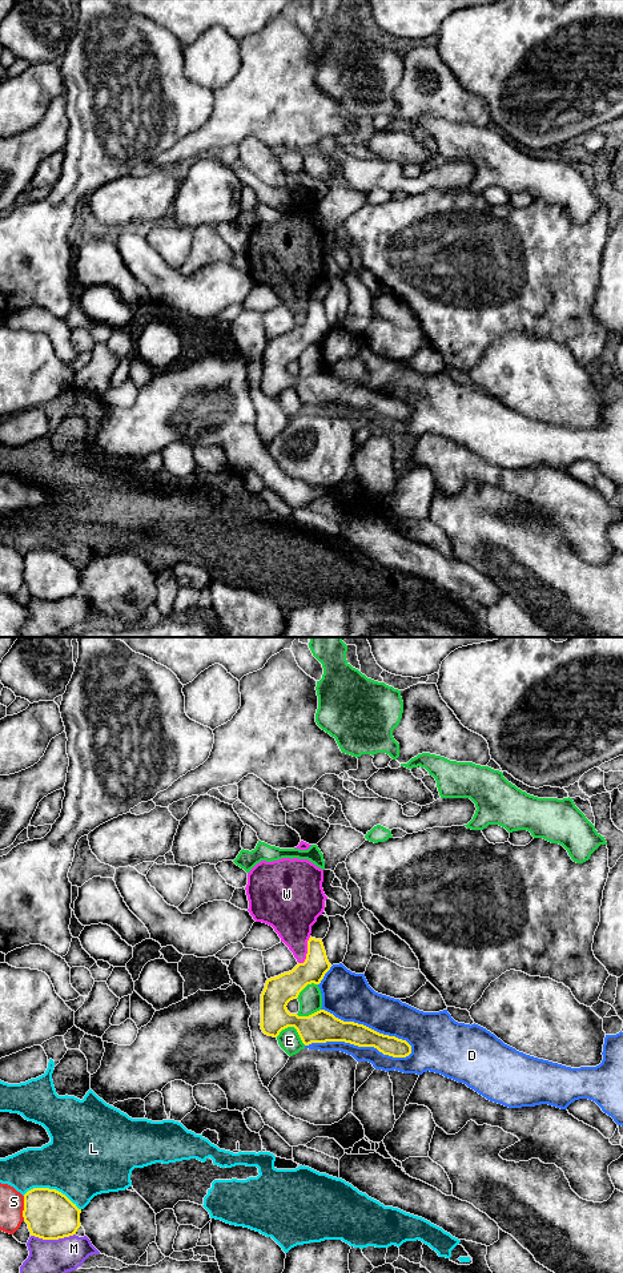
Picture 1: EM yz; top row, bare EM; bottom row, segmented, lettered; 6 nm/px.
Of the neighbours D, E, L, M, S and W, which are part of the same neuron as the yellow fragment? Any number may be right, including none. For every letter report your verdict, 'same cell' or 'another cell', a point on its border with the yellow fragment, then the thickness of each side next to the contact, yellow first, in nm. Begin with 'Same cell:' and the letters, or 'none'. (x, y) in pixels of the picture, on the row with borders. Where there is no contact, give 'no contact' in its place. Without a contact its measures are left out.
Same cell: none
D: another cell | yz (358, 1046) | 190/220 nm
E: another cell | yz (293, 1026) | 190/140 nm
L: another cell | yz (52, 1189) | 300/440 nm
M: another cell | yz (52, 1239) | 300/200 nm
S: another cell | yz (24, 1208) | 300/140 nm
W: another cell | yz (308, 951) | 160/280 nm

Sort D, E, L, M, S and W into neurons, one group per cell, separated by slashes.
D / E / L / M / S / W

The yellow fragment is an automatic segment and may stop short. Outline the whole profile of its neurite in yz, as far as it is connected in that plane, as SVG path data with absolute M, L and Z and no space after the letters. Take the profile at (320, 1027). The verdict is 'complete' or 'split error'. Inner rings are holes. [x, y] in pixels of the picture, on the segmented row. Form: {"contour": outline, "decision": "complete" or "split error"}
{"contour": "M310 936L305 962L298 963L289 972L266 980L261 994L262 1032L277 1038L282 1030L294 1027L305 1046L345 1042L358 1047L374 1047L393 1058L409 1056L411 1046L406 1040L379 1034L363 1024L343 1022L325 1010L309 1016L298 1016L288 1011L288 1003L297 999L308 984L319 984L330 967L322 939Z", "decision": "complete"}

